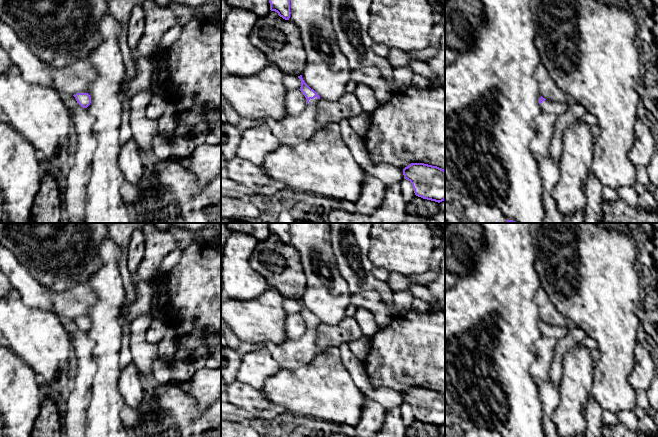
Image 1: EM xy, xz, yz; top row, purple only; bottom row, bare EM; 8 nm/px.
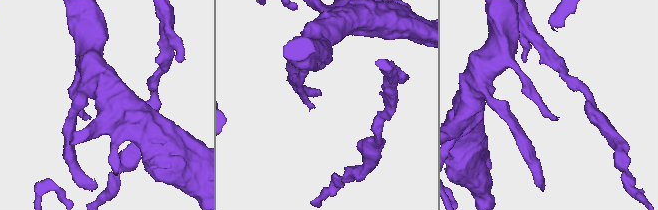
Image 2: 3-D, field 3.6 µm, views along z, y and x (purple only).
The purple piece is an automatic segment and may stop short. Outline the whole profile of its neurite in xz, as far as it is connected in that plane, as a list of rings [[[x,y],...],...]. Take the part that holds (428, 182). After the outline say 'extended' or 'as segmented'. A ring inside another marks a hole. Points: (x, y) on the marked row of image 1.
[[[411,163],[403,169],[404,179],[408,180],[416,196],[442,202],[445,200],[445,170],[424,163]]] | as segmented

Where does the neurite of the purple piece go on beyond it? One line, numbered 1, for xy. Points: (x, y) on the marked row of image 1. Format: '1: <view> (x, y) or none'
1: none

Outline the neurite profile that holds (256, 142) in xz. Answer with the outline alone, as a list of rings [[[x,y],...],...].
[[[256,126],[242,132],[236,156],[255,165],[262,166],[265,156],[276,150],[281,143],[268,128],[268,126]]]

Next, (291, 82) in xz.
[[[283,75],[283,83],[287,90],[299,90],[301,87],[301,81],[294,75]]]

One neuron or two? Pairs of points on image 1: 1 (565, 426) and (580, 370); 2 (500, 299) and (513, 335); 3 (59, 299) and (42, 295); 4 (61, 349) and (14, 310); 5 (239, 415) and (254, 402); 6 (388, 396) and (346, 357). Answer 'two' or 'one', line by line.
1: one
2: one
3: two
4: one
5: two
6: one

